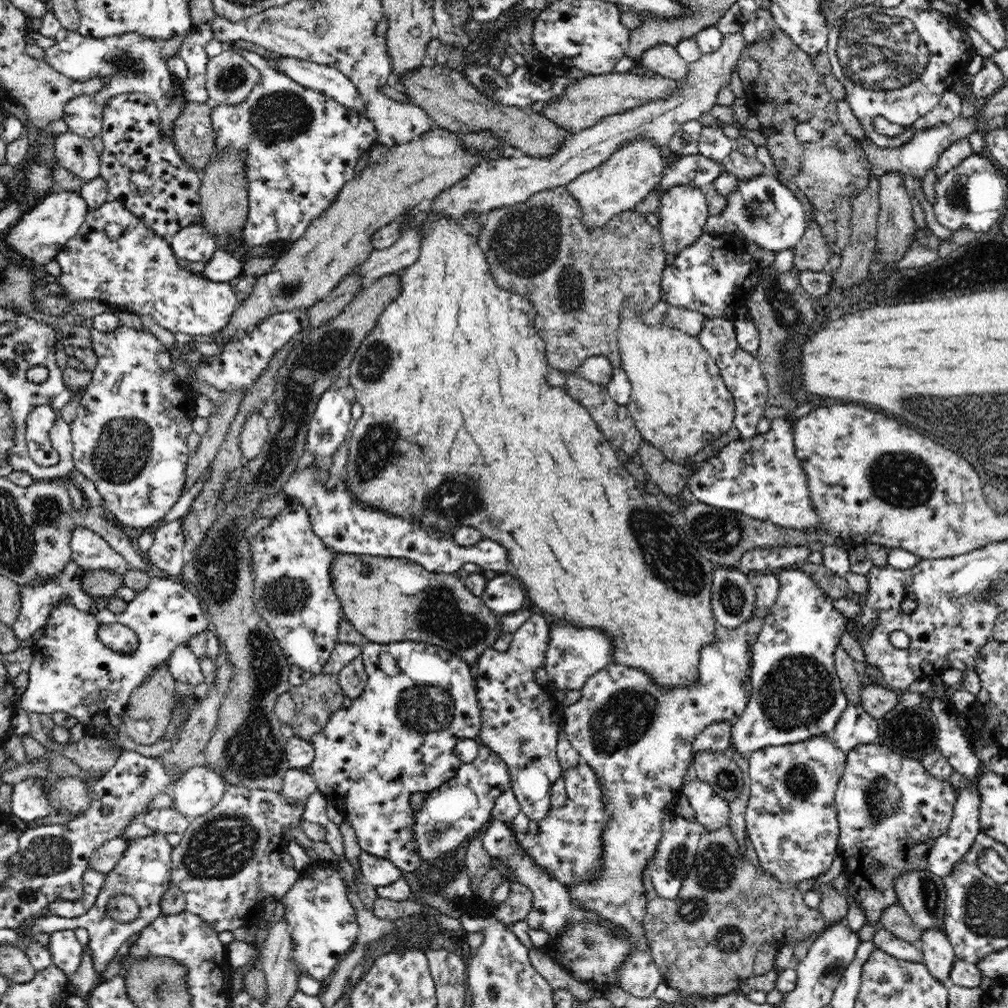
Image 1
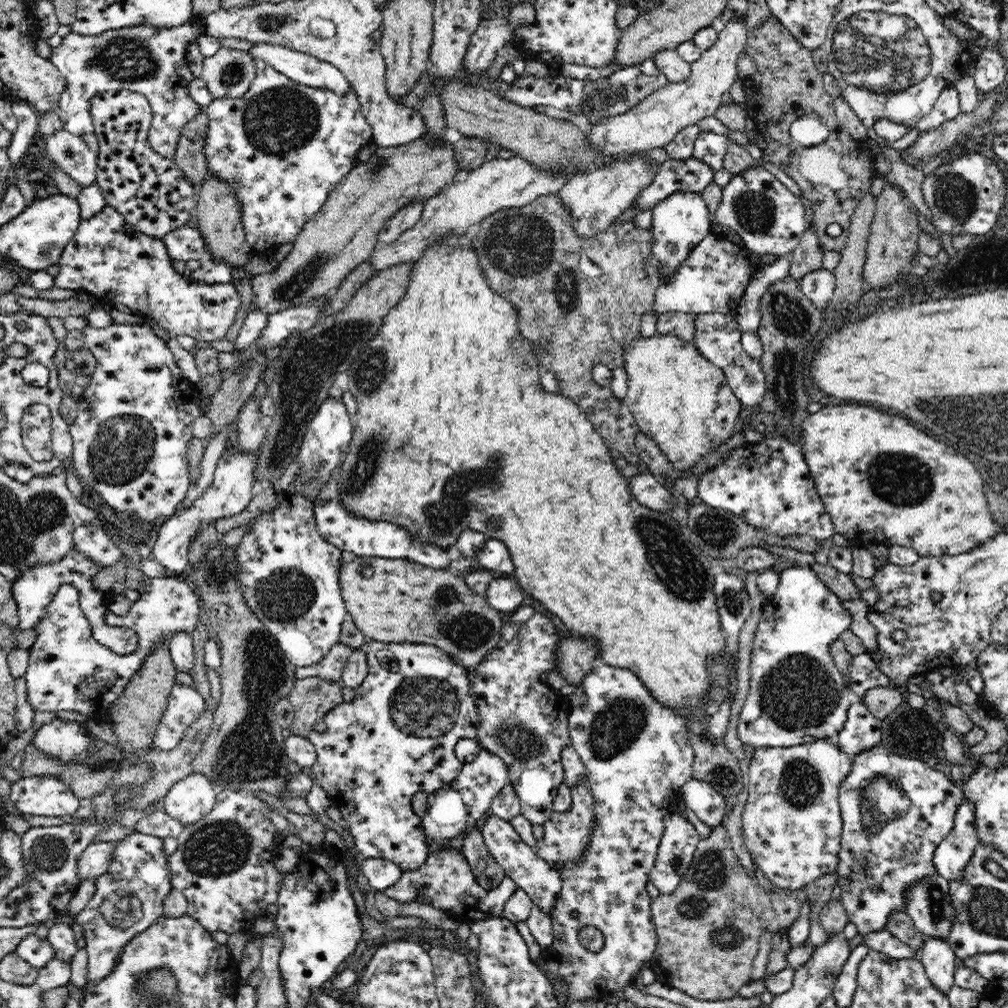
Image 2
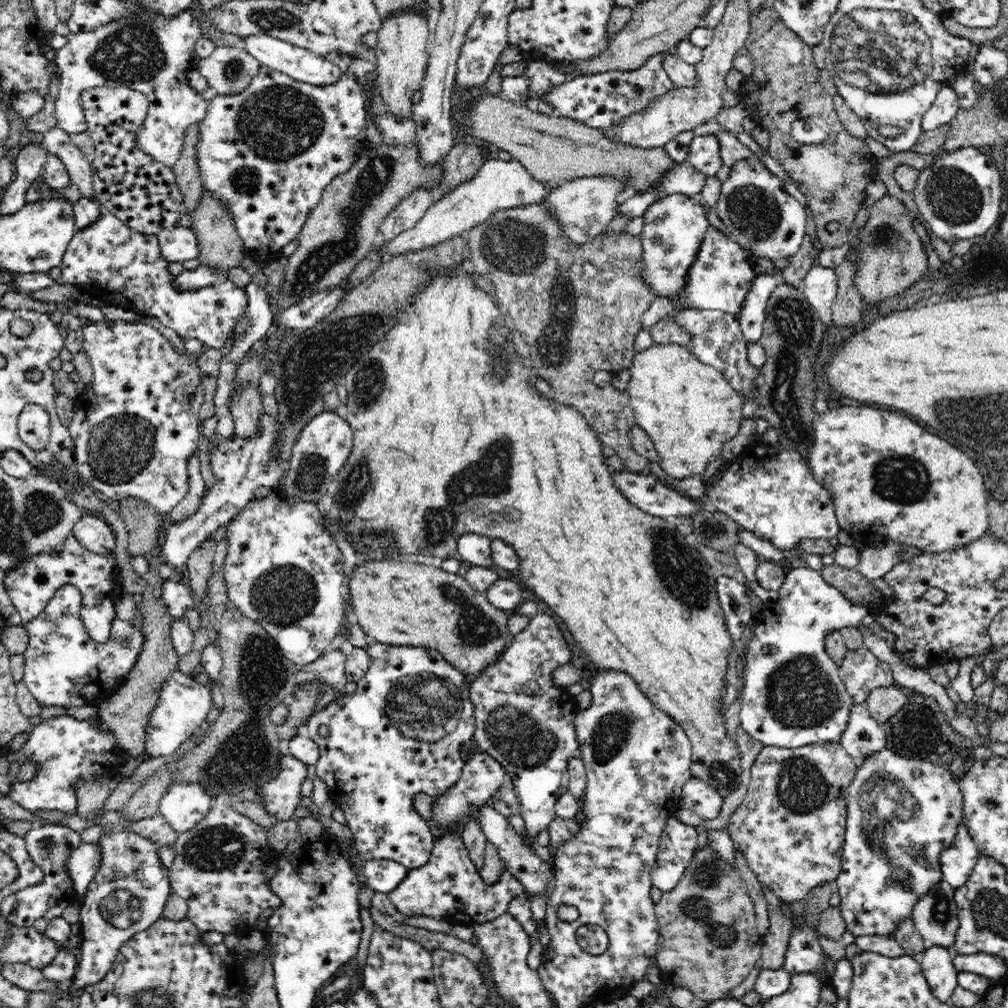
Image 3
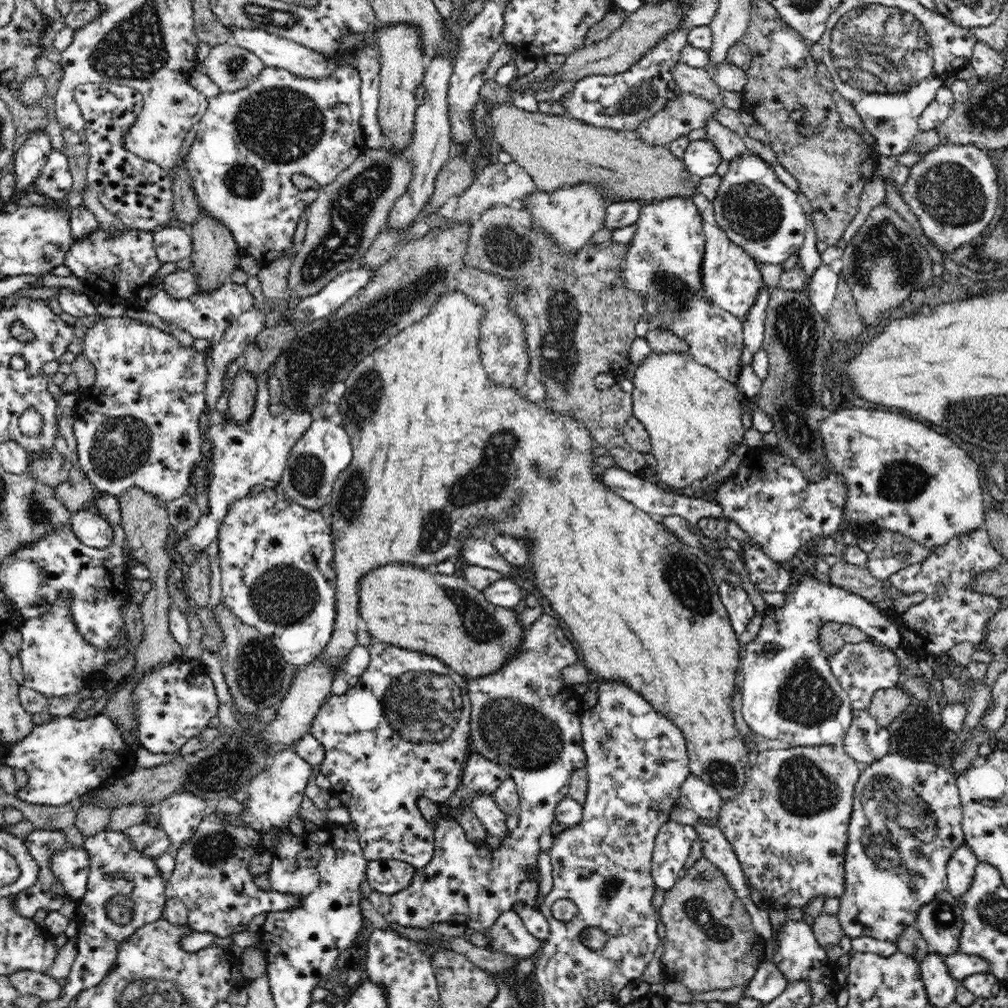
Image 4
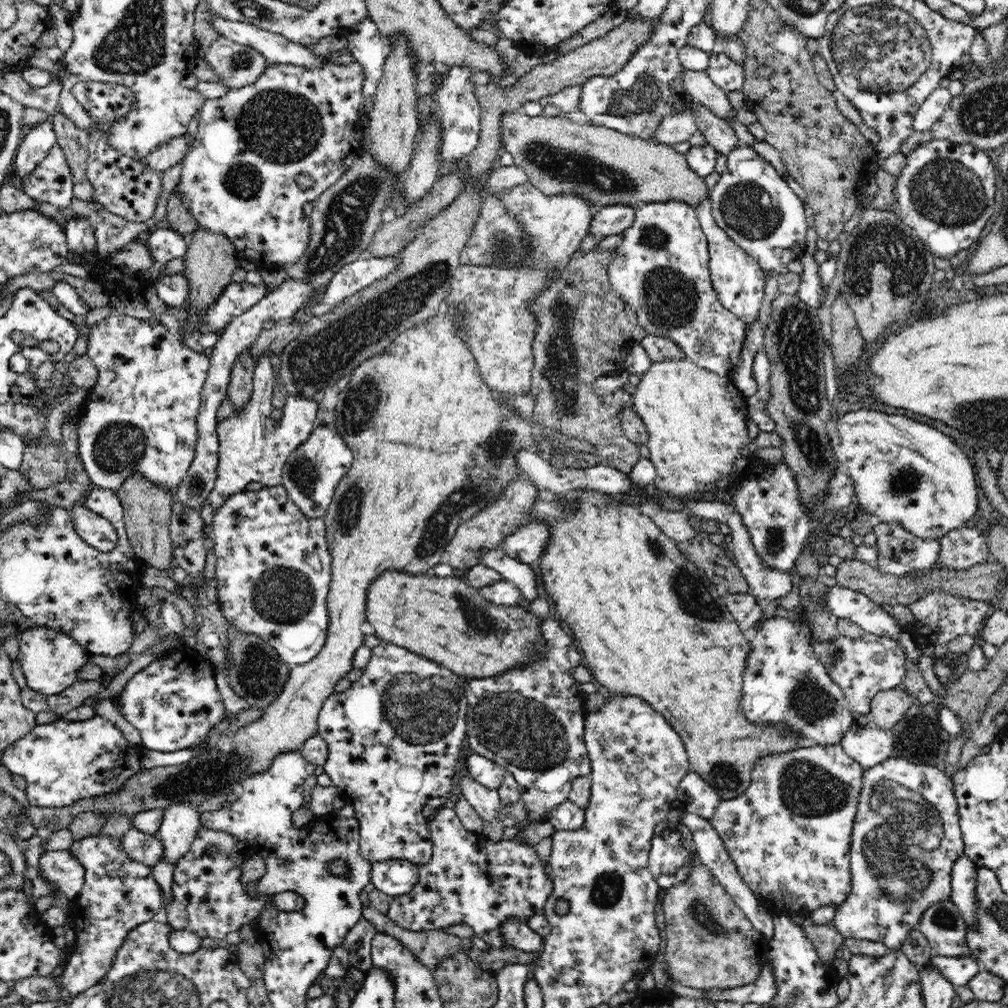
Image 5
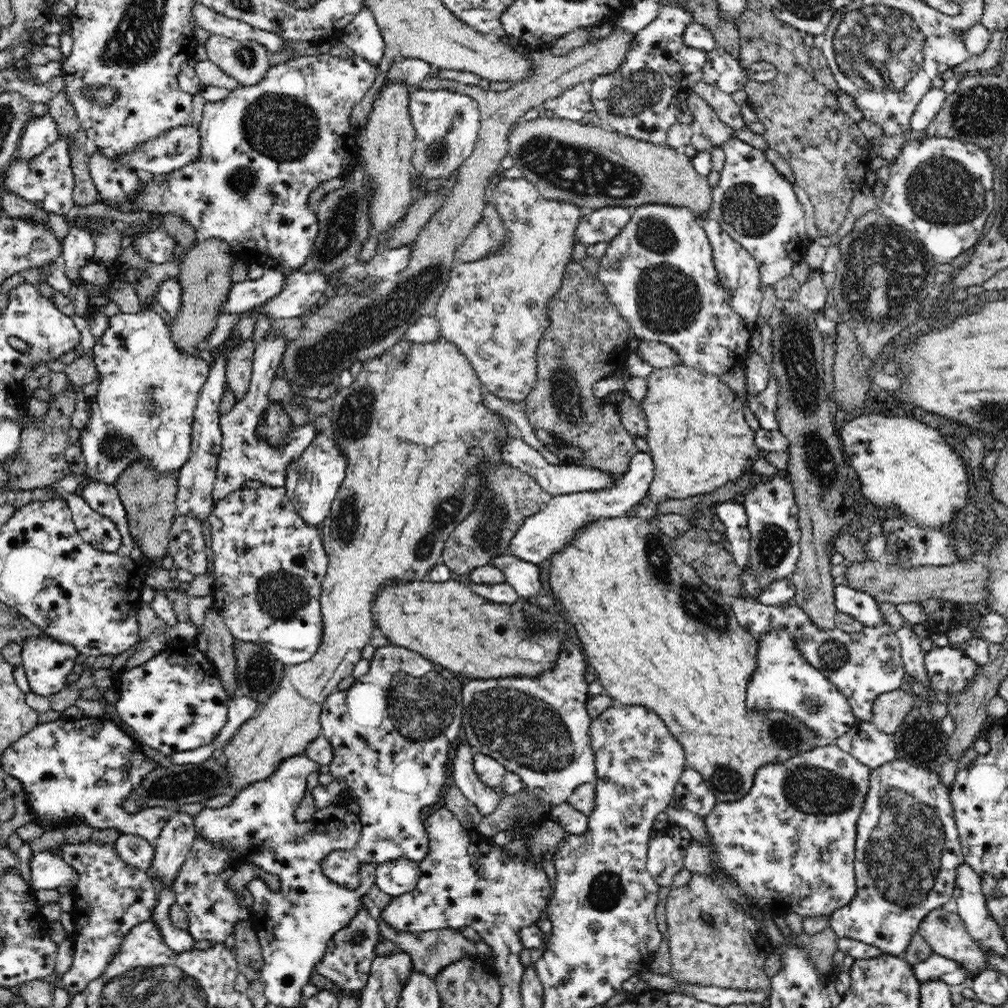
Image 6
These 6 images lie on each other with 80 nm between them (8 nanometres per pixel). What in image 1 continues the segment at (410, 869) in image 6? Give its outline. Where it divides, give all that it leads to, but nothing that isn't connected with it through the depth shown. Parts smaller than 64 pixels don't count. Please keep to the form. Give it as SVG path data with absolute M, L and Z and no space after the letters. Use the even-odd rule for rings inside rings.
M361 851L358 862L362 876L372 887L390 886L401 877L400 868L387 858L380 858Z

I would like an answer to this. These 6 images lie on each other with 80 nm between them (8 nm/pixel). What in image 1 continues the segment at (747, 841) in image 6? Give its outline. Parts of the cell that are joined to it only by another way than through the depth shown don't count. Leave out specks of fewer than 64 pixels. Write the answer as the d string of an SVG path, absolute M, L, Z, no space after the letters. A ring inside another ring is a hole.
M828 734L787 745L767 746L750 756L746 834L758 866L780 882L796 883L824 874L839 852L835 792L846 753Z

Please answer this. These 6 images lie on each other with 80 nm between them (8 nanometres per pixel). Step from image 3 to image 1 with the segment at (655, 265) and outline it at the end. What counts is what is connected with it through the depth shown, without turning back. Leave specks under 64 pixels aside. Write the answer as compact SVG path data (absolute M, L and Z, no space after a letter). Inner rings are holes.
M671 186L671 189L661 194L660 208L656 215L660 218L658 230L662 237L662 249L664 249L666 258L672 260L704 233L703 228L709 218L706 195L702 188L696 186Z

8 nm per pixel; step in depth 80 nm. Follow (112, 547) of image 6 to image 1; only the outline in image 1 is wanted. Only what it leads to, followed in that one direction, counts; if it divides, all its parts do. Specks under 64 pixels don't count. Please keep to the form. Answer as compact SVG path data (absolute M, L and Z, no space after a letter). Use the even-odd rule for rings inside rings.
M86 527L74 529L71 534L72 560L90 572L109 570L124 576L130 569L126 561L97 532Z

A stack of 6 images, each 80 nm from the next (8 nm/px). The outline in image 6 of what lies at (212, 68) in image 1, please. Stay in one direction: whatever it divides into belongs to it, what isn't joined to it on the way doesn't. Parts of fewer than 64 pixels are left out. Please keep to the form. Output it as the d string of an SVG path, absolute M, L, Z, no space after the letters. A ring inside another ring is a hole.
M211 34L205 48L209 60L242 87L260 82L271 68L270 54L256 40L238 41Z

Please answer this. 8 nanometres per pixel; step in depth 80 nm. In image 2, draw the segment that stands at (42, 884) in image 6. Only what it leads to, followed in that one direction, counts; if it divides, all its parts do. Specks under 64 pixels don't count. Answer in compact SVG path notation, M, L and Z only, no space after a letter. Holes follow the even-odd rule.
M96 841L88 844L78 858L78 875L80 880L97 878L108 870L112 862L112 854L116 848L116 841Z

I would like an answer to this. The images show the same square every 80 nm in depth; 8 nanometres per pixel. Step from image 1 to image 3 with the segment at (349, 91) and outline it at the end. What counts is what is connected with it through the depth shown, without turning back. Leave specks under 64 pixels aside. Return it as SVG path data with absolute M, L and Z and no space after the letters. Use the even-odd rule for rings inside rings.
M266 34L244 36L243 40L241 45L252 56L257 58L261 66L282 72L296 81L307 82L308 84L318 86L322 84L334 84L334 82L340 81L340 78L343 76L340 68L336 64L326 60L323 56L314 54L309 50L300 48L284 40L272 38Z

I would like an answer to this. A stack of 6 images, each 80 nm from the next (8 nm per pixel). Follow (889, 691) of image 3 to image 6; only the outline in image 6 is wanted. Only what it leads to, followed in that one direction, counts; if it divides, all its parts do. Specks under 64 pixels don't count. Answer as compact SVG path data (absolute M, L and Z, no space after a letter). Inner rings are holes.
M904 690L886 692L874 701L871 722L878 730L893 734L915 705L915 697Z

